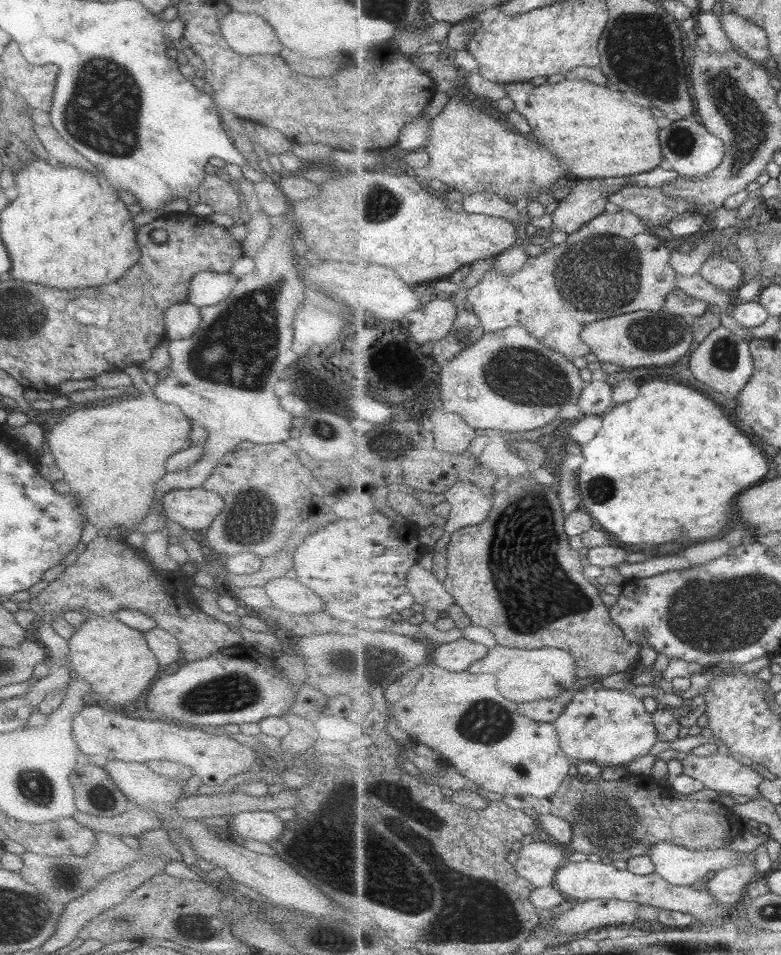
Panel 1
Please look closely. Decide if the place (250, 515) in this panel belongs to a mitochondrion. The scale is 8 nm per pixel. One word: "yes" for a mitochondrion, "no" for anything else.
yes

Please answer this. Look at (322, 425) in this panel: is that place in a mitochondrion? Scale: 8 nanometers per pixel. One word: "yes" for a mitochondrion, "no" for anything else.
yes

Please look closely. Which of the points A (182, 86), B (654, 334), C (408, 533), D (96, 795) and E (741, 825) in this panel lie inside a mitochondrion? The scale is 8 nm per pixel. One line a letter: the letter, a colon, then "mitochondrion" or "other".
A: other
B: mitochondrion
C: other
D: mitochondrion
E: other

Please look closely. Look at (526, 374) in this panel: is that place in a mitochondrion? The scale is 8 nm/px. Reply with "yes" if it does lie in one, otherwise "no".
yes

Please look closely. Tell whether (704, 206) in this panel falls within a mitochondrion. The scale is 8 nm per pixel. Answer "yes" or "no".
no

